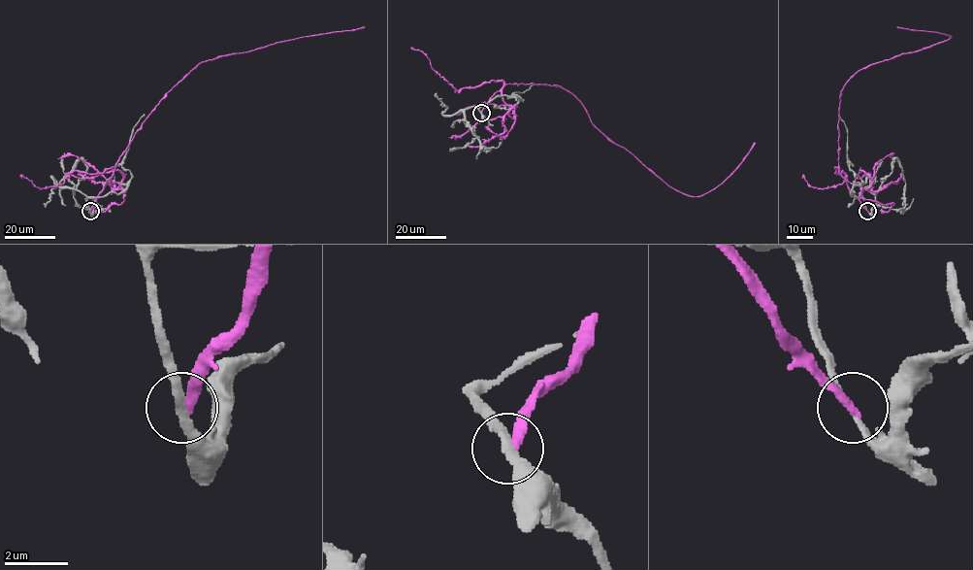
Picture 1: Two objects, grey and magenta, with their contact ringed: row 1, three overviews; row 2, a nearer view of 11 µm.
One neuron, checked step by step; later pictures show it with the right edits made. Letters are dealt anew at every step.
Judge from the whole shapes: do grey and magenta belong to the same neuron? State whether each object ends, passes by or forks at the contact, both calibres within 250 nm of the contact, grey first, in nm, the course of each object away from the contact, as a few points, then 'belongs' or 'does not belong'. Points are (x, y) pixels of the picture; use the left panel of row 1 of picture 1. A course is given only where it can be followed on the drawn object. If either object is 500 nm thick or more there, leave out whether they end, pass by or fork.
grey passes by | magenta ends | 240/280 nm | grey via (89, 211), (88, 198), (120, 193), (127, 185), (131, 173), (122, 160), (133, 128), (144, 114) | magenta via (89, 211), (142, 122), (198, 64), (301, 37), (364, 26) | does not belong

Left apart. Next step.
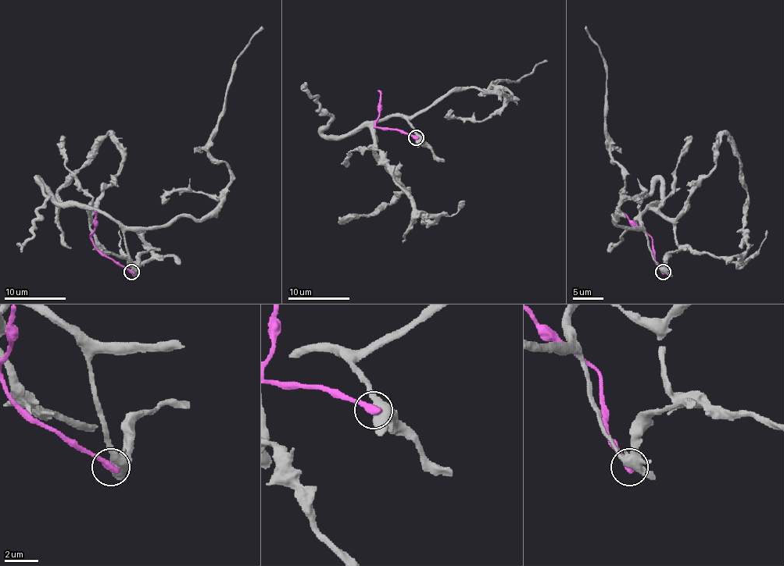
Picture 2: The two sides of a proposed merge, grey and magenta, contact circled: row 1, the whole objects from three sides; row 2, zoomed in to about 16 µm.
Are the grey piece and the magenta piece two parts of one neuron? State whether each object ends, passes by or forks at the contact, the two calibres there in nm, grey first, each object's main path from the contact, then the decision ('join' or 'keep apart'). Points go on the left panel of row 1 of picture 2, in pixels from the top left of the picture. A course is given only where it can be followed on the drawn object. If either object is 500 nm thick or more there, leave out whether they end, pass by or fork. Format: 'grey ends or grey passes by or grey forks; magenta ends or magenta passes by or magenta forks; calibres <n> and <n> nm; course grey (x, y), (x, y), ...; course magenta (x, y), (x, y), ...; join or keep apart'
grey forks; magenta ends; calibres 460 and 460 nm; course grey (131, 272), (127, 229), (203, 219), (220, 201), (230, 170), (208, 139), (234, 61), (262, 25); course magenta (131, 272), (106, 258), (94, 245), (91, 236), (95, 213), (92, 210); keep apart

